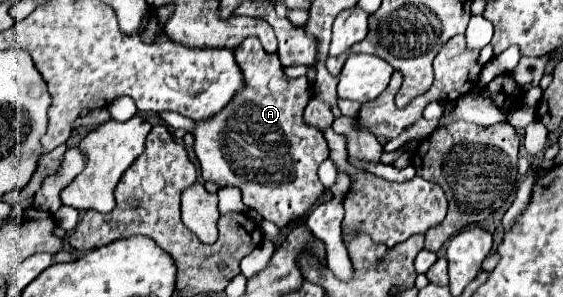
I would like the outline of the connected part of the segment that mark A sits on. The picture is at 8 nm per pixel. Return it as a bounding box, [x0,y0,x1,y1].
[193,37,329,229]

